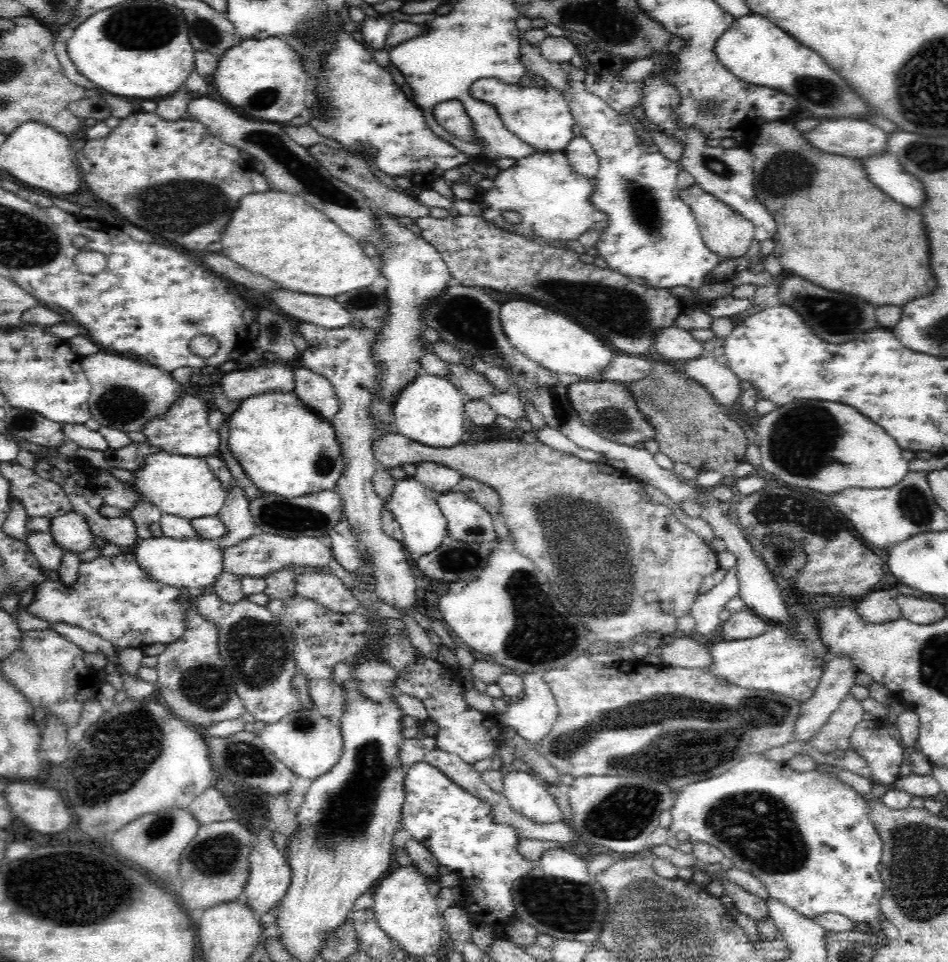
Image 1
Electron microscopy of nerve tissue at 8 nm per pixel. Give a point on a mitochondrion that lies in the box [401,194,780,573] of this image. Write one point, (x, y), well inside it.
(465, 318)

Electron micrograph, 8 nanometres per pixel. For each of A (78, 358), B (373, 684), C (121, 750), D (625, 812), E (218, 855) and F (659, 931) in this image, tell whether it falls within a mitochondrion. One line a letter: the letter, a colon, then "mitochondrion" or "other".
A: other
B: other
C: mitochondrion
D: mitochondrion
E: mitochondrion
F: mitochondrion

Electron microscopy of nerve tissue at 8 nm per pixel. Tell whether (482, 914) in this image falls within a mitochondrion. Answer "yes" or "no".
no

